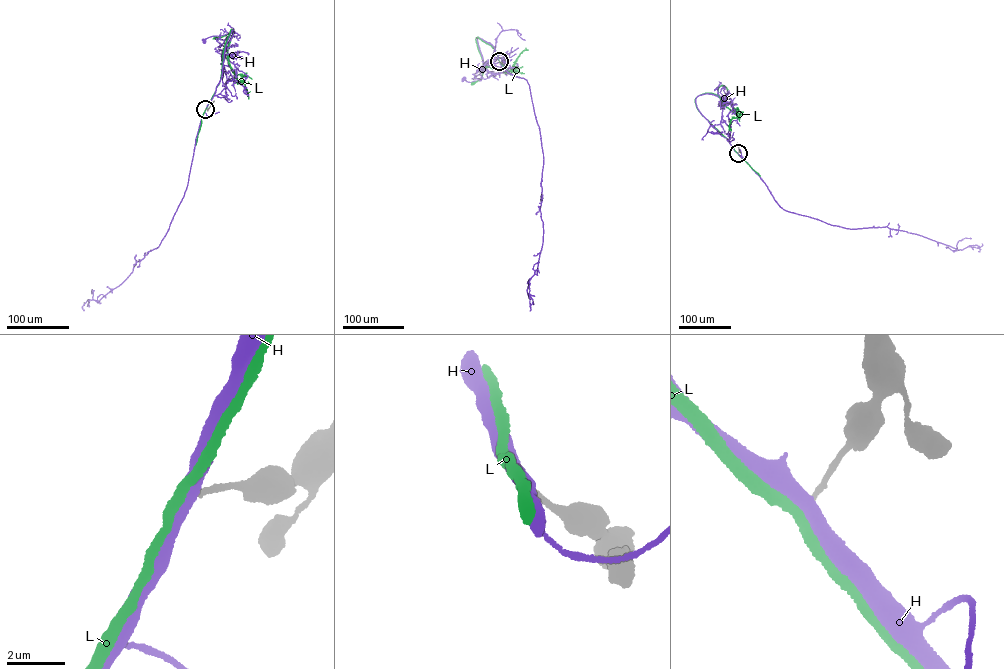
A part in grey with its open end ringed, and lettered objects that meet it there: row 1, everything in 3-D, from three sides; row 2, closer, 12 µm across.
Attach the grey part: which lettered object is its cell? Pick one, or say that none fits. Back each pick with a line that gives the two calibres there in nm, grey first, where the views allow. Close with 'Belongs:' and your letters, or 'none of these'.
L: calibres 160 and 360 nm
Belongs: L

